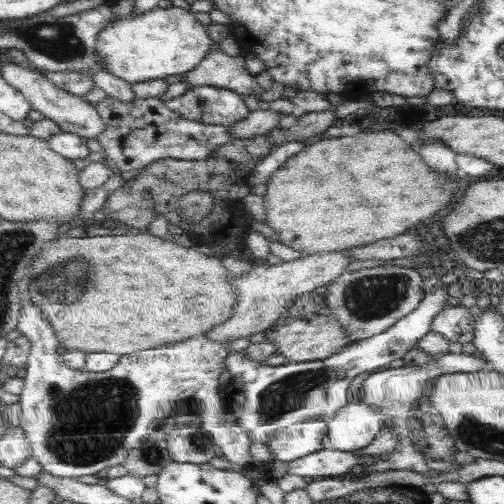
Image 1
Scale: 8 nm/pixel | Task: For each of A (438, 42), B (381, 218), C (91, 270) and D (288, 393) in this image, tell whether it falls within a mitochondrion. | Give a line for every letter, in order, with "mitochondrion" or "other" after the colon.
A: other
B: other
C: mitochondrion
D: mitochondrion

